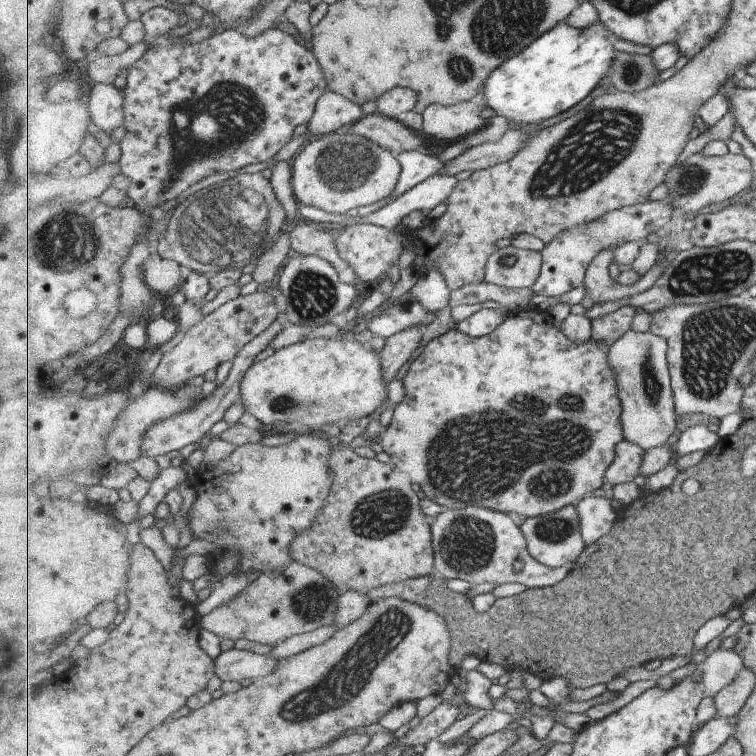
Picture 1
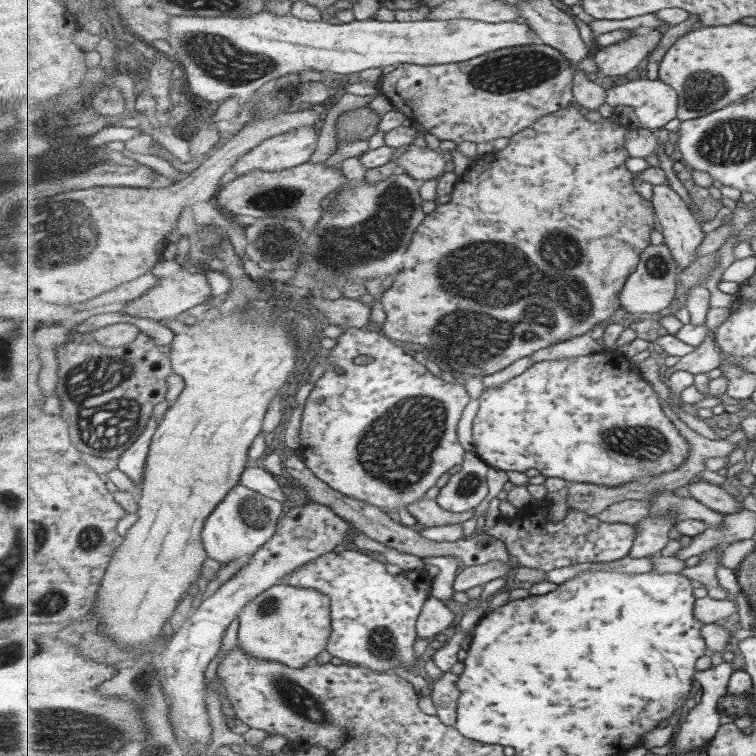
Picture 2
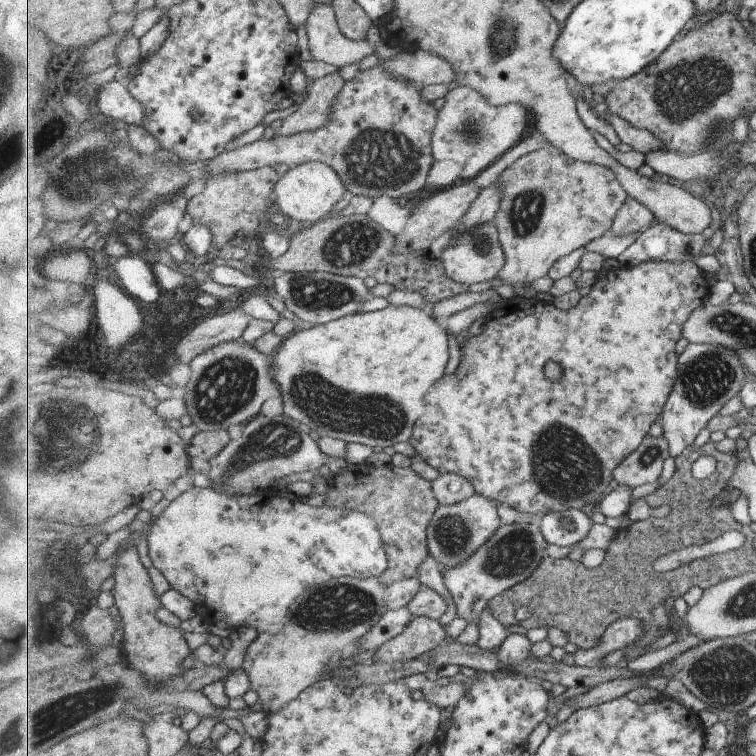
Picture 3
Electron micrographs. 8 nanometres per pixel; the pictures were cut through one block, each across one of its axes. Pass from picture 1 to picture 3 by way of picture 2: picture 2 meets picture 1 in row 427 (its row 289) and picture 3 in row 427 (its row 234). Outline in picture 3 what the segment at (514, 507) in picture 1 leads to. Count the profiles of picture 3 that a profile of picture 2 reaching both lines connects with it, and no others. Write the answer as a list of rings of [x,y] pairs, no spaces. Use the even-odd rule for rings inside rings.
[[[649,261],[636,267],[620,265],[610,269],[606,276],[599,276],[588,295],[567,310],[559,309],[553,303],[543,300],[504,299],[485,317],[482,333],[463,342],[462,363],[459,368],[452,375],[443,376],[428,392],[424,400],[426,407],[423,418],[414,428],[409,443],[439,474],[455,473],[464,476],[475,487],[477,495],[489,497],[497,505],[508,504],[518,512],[538,516],[544,516],[551,511],[585,507],[593,509],[593,503],[597,502],[597,498],[609,488],[611,480],[614,480],[616,468],[641,446],[653,422],[661,418],[664,406],[679,376],[680,368],[677,368],[678,358],[675,350],[677,340],[681,338],[685,321],[700,304],[706,301],[708,294],[709,285],[705,272],[693,261]],[[549,360],[555,360],[565,368],[565,376],[561,382],[551,382],[545,378],[543,368]],[[551,408],[557,408],[557,414],[551,416]],[[567,412],[571,412],[571,416]]]

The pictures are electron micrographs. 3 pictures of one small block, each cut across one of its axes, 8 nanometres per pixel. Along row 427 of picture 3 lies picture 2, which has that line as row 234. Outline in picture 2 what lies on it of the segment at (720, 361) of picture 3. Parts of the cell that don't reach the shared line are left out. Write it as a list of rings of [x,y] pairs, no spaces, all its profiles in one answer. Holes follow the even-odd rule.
[[[667,185],[653,186],[652,203],[655,206],[655,214],[658,216],[658,222],[662,227],[664,243],[669,246],[673,258],[677,261],[677,266],[681,269],[689,268],[697,256],[699,256],[699,246],[705,240],[705,230],[703,230],[703,222],[693,214],[692,210],[685,203],[685,200]]]

